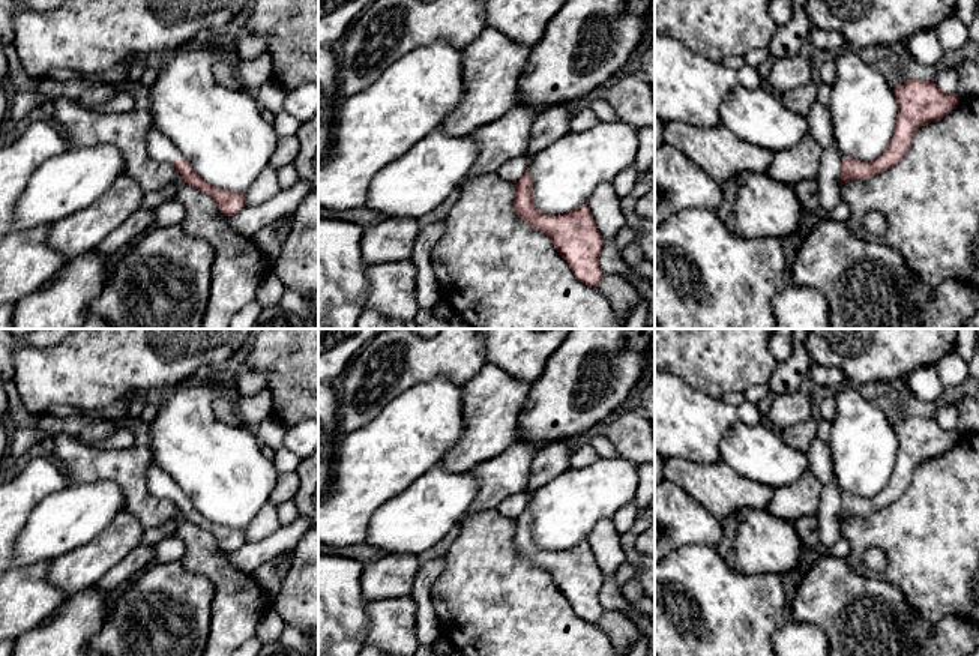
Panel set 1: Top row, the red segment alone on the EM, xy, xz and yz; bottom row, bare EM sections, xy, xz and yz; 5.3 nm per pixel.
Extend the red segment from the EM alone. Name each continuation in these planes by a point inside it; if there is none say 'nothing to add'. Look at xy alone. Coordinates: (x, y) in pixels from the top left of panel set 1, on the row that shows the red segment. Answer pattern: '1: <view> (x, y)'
1: xy (159, 147)

